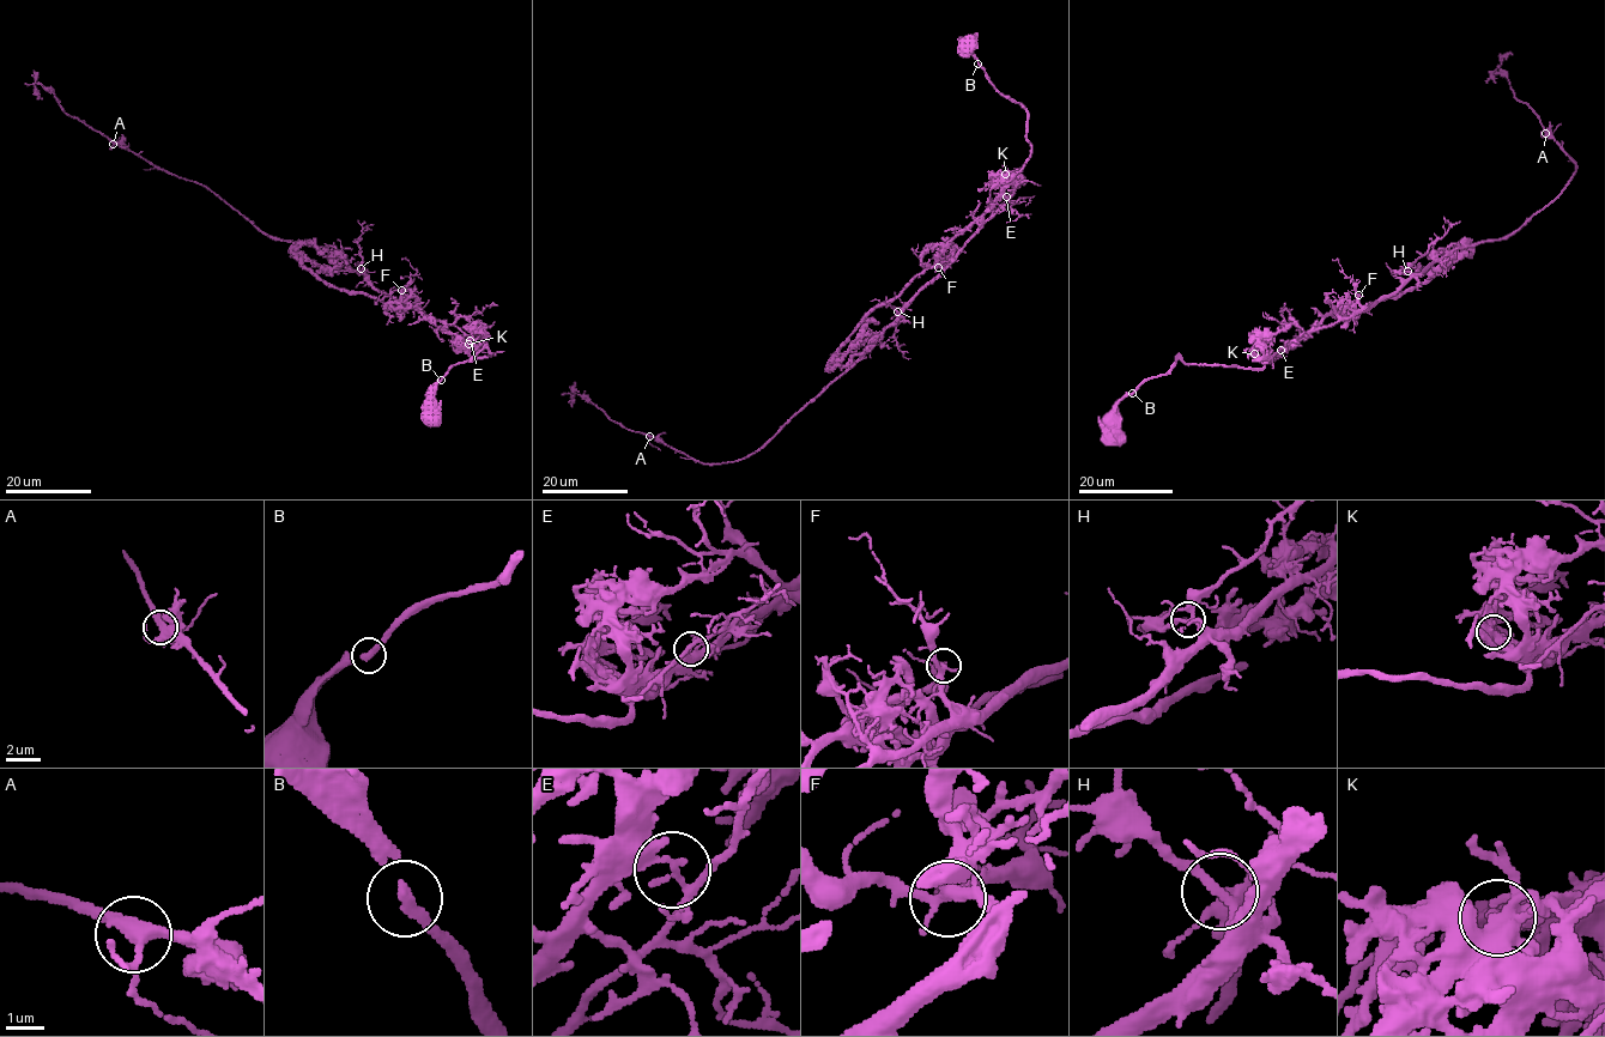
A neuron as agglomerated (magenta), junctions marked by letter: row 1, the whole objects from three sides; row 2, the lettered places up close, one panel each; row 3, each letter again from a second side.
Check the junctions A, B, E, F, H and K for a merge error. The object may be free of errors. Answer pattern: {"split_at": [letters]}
{"split_at": ["E"]}

